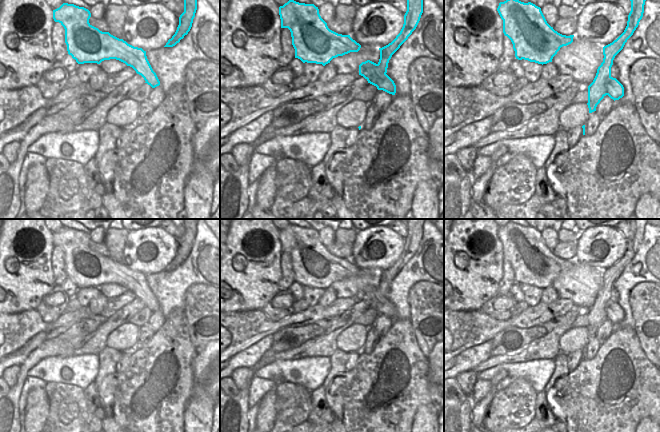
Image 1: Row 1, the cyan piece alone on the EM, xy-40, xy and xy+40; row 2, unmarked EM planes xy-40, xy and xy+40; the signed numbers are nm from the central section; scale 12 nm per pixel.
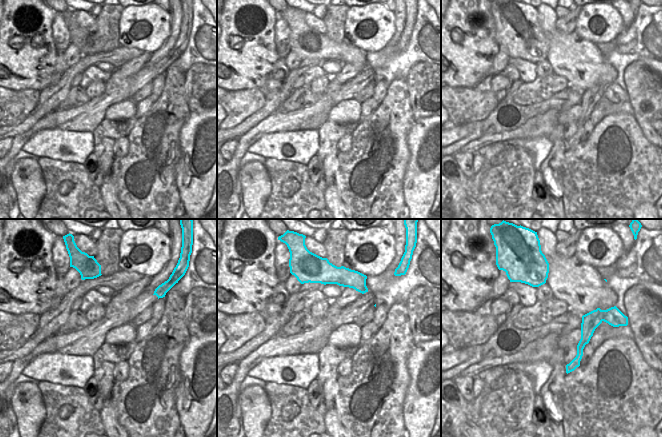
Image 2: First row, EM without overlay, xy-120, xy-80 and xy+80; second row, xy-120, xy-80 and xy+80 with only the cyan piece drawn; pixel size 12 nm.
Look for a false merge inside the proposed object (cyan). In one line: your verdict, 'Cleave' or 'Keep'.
Cleave.

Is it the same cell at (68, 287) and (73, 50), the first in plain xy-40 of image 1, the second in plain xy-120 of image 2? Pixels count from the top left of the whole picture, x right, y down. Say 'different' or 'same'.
same

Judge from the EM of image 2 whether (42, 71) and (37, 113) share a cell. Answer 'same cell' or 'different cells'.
different cells

